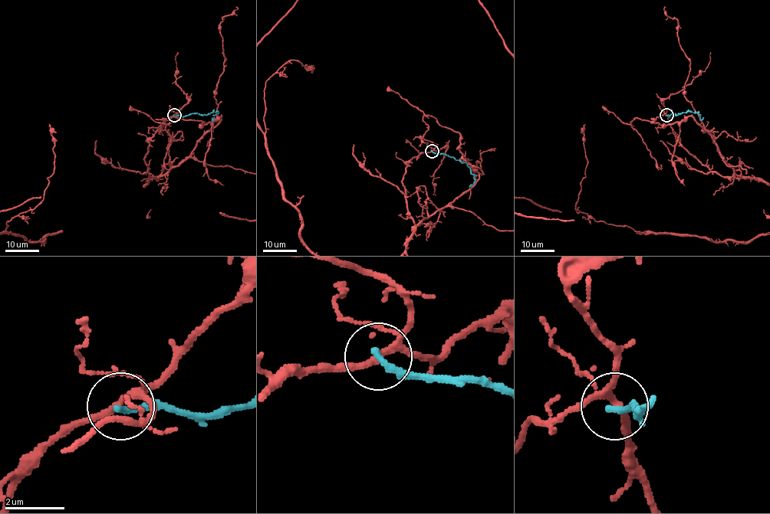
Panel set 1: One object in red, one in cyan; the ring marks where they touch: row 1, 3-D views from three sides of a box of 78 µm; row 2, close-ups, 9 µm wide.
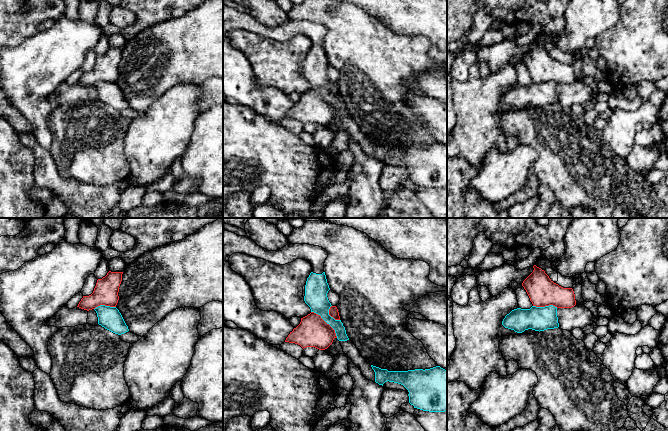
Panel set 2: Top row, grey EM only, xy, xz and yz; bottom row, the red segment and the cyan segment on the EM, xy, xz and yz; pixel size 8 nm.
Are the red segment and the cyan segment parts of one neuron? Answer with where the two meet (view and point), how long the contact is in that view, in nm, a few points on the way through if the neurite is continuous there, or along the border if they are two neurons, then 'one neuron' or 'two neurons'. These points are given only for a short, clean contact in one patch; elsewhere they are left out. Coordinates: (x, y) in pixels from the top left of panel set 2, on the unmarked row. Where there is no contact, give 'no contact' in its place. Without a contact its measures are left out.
meets red in xz at (325, 98); contact 300 nm long; border along xz (311, 87), (318, 90), (334, 106), (337, 113); two neurons

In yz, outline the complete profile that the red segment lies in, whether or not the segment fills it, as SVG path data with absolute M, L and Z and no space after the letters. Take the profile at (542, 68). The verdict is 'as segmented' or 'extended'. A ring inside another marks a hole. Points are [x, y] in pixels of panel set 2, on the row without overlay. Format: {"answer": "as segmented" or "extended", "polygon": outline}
{"answer": "as segmented", "polygon": "M536 41L533 44L533 48L522 59L533 82L553 81L557 84L572 84L576 81L572 64L559 62L549 54L544 46Z"}

